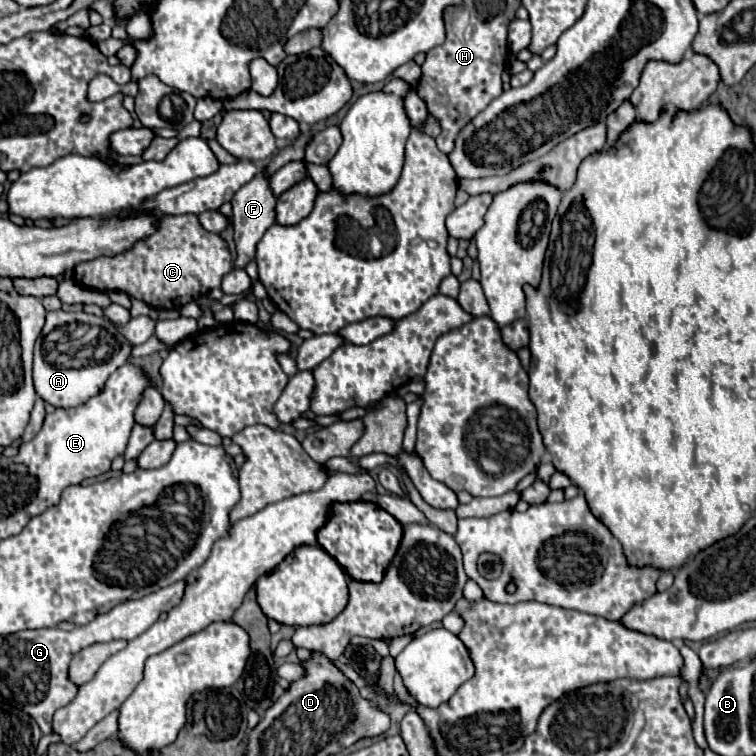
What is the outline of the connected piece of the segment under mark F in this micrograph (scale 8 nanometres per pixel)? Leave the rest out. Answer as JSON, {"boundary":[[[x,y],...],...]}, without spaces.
{"boundary":[[[259,172],[251,182],[247,182],[235,196],[233,196],[233,230],[235,230],[235,244],[237,244],[237,258],[235,268],[245,268],[255,258],[255,248],[261,236],[267,232],[269,226],[275,224],[275,202],[277,198],[269,190],[269,178]]]}

